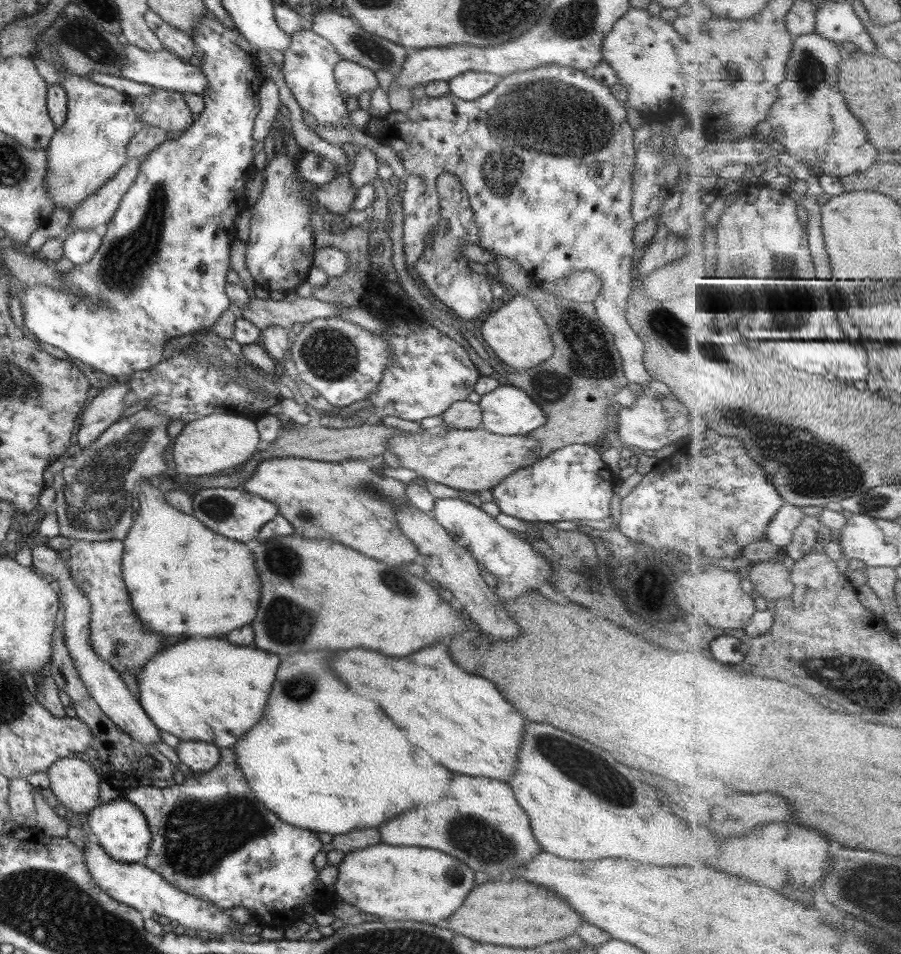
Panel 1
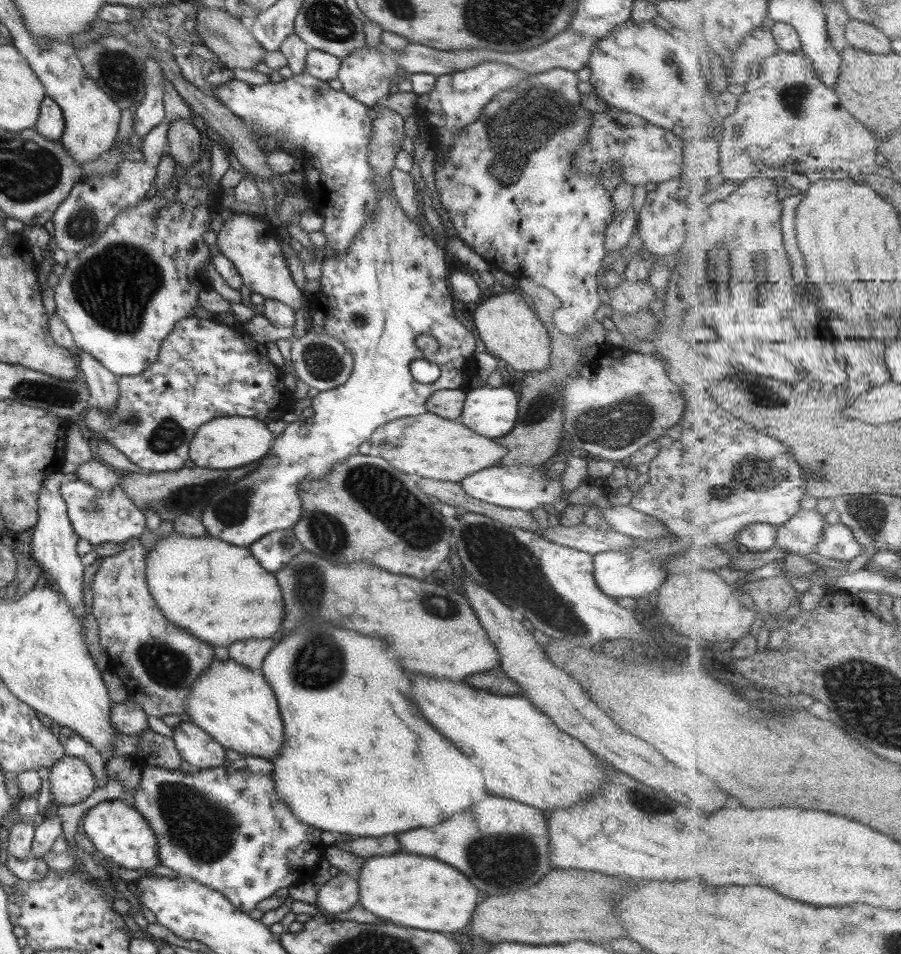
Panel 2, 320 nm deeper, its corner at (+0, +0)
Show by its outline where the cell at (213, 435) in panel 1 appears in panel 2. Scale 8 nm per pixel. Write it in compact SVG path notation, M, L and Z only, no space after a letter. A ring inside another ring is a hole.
M227 416L211 419L194 432L188 446L188 459L195 467L229 470L241 468L265 456L274 439L266 424L253 418Z

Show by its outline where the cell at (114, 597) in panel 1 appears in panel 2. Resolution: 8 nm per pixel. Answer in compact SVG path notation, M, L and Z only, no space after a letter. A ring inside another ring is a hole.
M131 538L119 546L121 552L101 558L90 584L99 644L109 657L109 668L147 716L181 714L191 684L214 661L213 648L195 636L189 638L187 632L173 628L163 618L146 583L147 551L138 539Z

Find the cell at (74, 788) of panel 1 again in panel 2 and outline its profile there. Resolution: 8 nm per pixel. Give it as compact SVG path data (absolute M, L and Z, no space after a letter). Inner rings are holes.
M64 754L51 766L47 782L51 803L64 805L85 800L97 787L87 762L83 758Z

